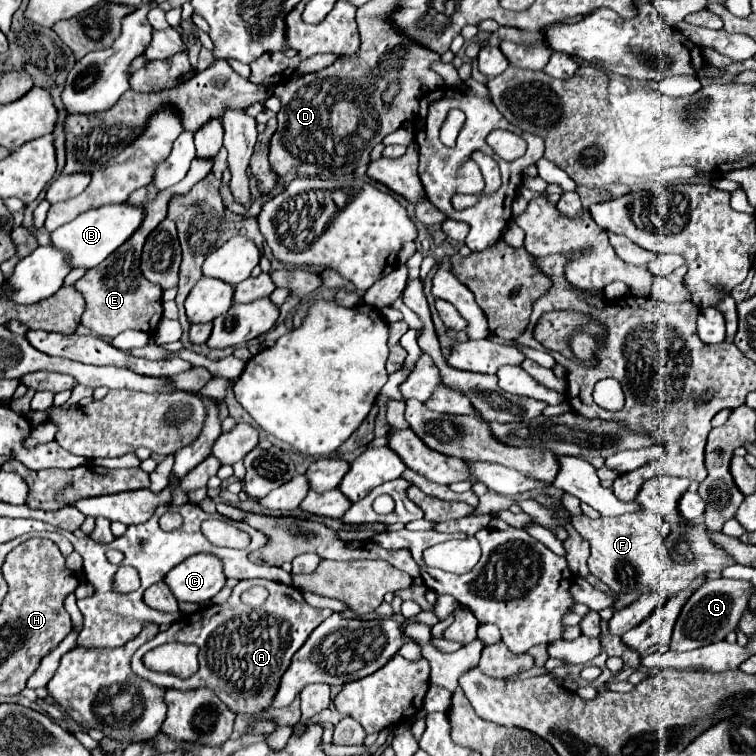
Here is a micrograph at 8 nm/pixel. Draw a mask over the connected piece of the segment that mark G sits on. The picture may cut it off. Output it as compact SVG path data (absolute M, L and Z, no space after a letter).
M732 578L706 580L698 590L694 590L694 594L682 606L682 612L672 632L670 650L686 652L706 646L710 642L722 642L730 632L738 628L738 622L748 610L748 600L752 592L754 592L754 584L748 580L732 580Z

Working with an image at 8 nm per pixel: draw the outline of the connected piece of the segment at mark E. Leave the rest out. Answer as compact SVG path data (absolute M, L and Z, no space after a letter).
M196 158L182 182L158 192L158 196L154 200L144 202L142 204L142 210L144 210L142 226L138 226L138 230L118 250L114 250L114 254L110 254L110 258L106 258L106 262L102 262L102 266L88 270L74 284L74 288L86 300L86 310L81 317L83 326L92 330L94 334L100 334L102 338L114 338L126 328L136 328L136 330L144 330L144 332L156 330L156 324L162 318L162 288L148 282L142 276L142 272L140 272L140 252L142 252L146 236L166 218L170 200L178 194L188 194L192 190L192 186L210 172L210 168L212 168L212 160L198 160Z

